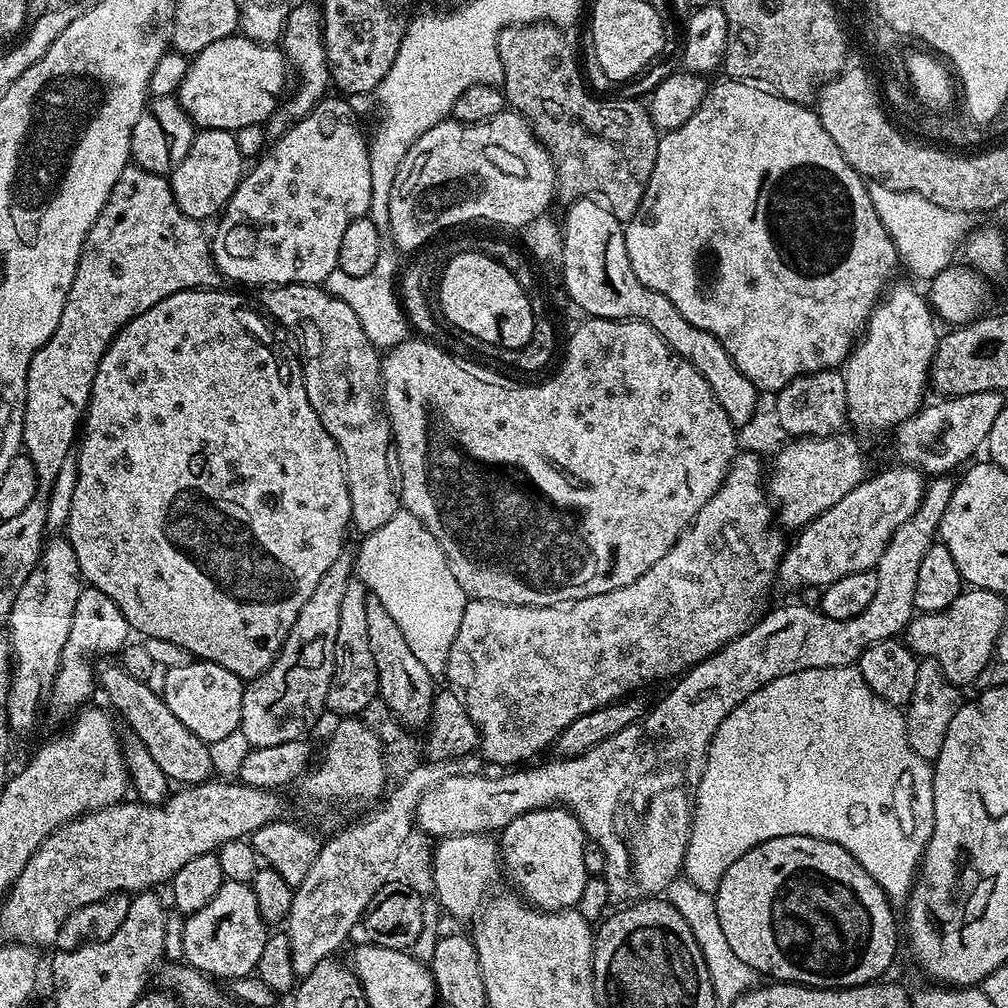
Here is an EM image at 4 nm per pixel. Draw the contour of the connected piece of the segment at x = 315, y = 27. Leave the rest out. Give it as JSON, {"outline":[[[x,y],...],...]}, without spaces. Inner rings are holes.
{"outline":[[[315,3],[296,4],[284,23],[282,35],[282,51],[290,65],[291,71],[300,81],[296,84],[296,93],[281,103],[273,116],[266,121],[269,137],[281,136],[287,128],[298,123],[305,114],[314,107],[318,101],[325,99],[330,88],[326,50],[324,49],[324,30],[320,19],[320,9]],[[289,99],[289,100],[288,100]]]}

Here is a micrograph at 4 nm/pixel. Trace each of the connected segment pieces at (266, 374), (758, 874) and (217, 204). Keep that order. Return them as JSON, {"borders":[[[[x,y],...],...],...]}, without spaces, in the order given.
{"borders":[[[[175,292],[175,293],[174,293],[174,294],[170,294],[170,295],[169,295],[169,296],[167,296],[167,297],[166,297],[166,298],[162,298],[162,302],[158,302],[158,303],[157,303],[157,304],[155,304],[155,305],[154,305],[154,306],[150,306],[150,310],[146,310],[146,311],[145,311],[145,312],[143,312],[143,313],[142,313],[142,314],[138,314],[138,318],[134,318],[134,319],[133,319],[133,320],[132,320],[132,321],[131,321],[131,322],[130,322],[130,323],[129,323],[129,324],[125,324],[125,325],[124,325],[124,327],[123,327],[123,328],[121,328],[121,329],[120,329],[120,331],[119,331],[119,332],[117,332],[117,333],[116,333],[116,337],[114,337],[114,339],[112,339],[112,341],[111,341],[111,342],[110,342],[110,346],[109,346],[109,347],[108,347],[108,348],[107,348],[107,349],[106,349],[106,350],[105,350],[105,352],[104,352],[104,353],[103,353],[103,354],[102,354],[102,358],[101,358],[101,359],[100,359],[100,360],[99,360],[99,362],[98,362],[98,370],[97,370],[97,371],[96,371],[96,373],[95,373],[95,374],[94,374],[94,382],[93,382],[93,383],[92,383],[92,393],[91,393],[91,394],[90,394],[90,398],[89,398],[89,399],[88,399],[88,410],[87,410],[87,412],[85,412],[85,413],[84,413],[84,418],[83,418],[83,421],[82,421],[82,435],[81,435],[81,436],[80,436],[80,437],[79,437],[79,440],[78,440],[78,451],[77,451],[77,452],[76,452],[76,453],[75,453],[75,458],[76,458],[76,485],[75,485],[75,486],[74,486],[74,500],[73,500],[73,501],[72,501],[72,502],[70,502],[70,516],[69,516],[69,520],[68,520],[68,525],[67,525],[67,529],[66,529],[66,538],[67,538],[67,539],[68,539],[68,541],[69,541],[69,542],[71,542],[71,543],[72,543],[72,549],[73,549],[73,550],[74,550],[74,558],[78,558],[78,566],[79,566],[79,567],[80,567],[80,574],[81,574],[81,577],[83,577],[83,579],[84,579],[84,580],[85,580],[85,581],[87,581],[87,583],[88,583],[88,584],[89,584],[89,585],[91,585],[91,587],[94,587],[94,588],[97,588],[97,589],[98,589],[98,590],[102,590],[102,594],[106,594],[106,598],[110,598],[110,599],[111,599],[111,600],[112,600],[112,601],[113,601],[113,602],[114,602],[114,606],[118,606],[118,607],[119,607],[119,608],[120,608],[120,609],[121,609],[121,610],[122,610],[122,614],[123,614],[123,615],[124,615],[124,617],[125,617],[125,618],[126,618],[126,622],[127,622],[127,623],[128,623],[128,627],[129,627],[129,629],[131,629],[131,631],[132,631],[132,632],[133,632],[133,633],[136,633],[136,632],[141,632],[141,634],[142,634],[142,635],[141,635],[141,637],[144,637],[144,638],[147,638],[147,637],[152,637],[152,638],[154,638],[154,639],[166,639],[166,641],[167,641],[167,642],[174,642],[174,644],[175,644],[175,646],[180,646],[180,647],[184,647],[184,648],[185,648],[185,649],[186,649],[186,650],[187,650],[187,651],[188,651],[188,652],[189,652],[189,653],[190,653],[190,655],[192,655],[192,656],[193,656],[193,657],[194,657],[194,658],[199,658],[199,659],[201,659],[201,660],[209,660],[209,661],[210,661],[210,662],[214,662],[214,663],[215,663],[215,664],[217,664],[217,665],[218,665],[218,666],[222,666],[222,667],[223,667],[223,668],[225,668],[225,669],[226,669],[226,670],[230,670],[230,671],[231,671],[231,672],[233,672],[233,673],[234,673],[234,675],[236,675],[236,676],[239,676],[239,677],[240,677],[240,679],[241,679],[241,680],[243,680],[243,681],[245,681],[245,682],[249,682],[249,681],[252,681],[252,680],[253,680],[253,679],[255,679],[255,677],[256,677],[256,676],[260,676],[260,675],[261,675],[261,674],[262,674],[262,673],[263,673],[263,672],[264,672],[264,671],[265,671],[265,670],[266,670],[266,669],[267,669],[267,668],[268,668],[268,667],[269,667],[269,666],[270,666],[270,665],[271,665],[271,664],[272,664],[272,663],[274,663],[274,661],[275,661],[275,658],[276,658],[276,656],[277,656],[277,655],[278,655],[278,654],[279,654],[279,652],[280,652],[280,648],[281,648],[281,647],[282,647],[282,646],[283,646],[283,642],[284,642],[284,640],[285,640],[285,638],[287,638],[287,634],[289,634],[289,633],[290,633],[290,628],[291,628],[291,627],[292,627],[292,625],[293,625],[293,624],[294,624],[294,622],[295,622],[295,619],[296,619],[296,618],[298,618],[298,614],[299,614],[299,611],[300,611],[300,610],[302,610],[302,606],[304,606],[304,605],[305,605],[305,603],[306,603],[306,600],[307,600],[307,599],[308,599],[308,598],[310,598],[310,594],[312,594],[312,593],[314,593],[314,588],[315,588],[315,586],[316,586],[316,585],[318,585],[318,582],[319,582],[319,581],[321,581],[321,579],[322,579],[322,576],[323,576],[323,575],[324,575],[324,573],[326,573],[326,570],[328,570],[328,569],[329,569],[329,568],[330,568],[330,564],[331,564],[331,563],[332,563],[332,562],[334,562],[334,560],[335,560],[335,559],[336,559],[336,558],[338,558],[338,556],[339,556],[339,554],[340,554],[340,552],[343,552],[343,551],[345,551],[345,548],[346,548],[346,544],[344,544],[344,531],[346,531],[346,530],[347,530],[347,531],[349,531],[349,528],[350,528],[350,525],[351,525],[351,522],[352,522],[352,511],[351,511],[351,510],[350,510],[350,490],[349,490],[349,489],[348,489],[348,487],[347,487],[347,486],[346,486],[346,474],[345,474],[345,473],[344,473],[344,463],[343,463],[343,462],[342,462],[342,454],[341,454],[341,453],[340,453],[340,451],[339,451],[339,450],[338,450],[338,446],[337,446],[337,445],[336,445],[336,443],[335,443],[335,442],[334,442],[334,438],[330,438],[330,434],[326,434],[326,426],[322,426],[322,422],[321,422],[321,421],[320,421],[320,419],[319,419],[319,418],[318,418],[318,414],[314,414],[314,406],[310,406],[310,398],[306,398],[306,386],[305,386],[305,385],[304,385],[304,373],[303,373],[303,371],[301,371],[301,369],[300,369],[300,368],[299,368],[299,367],[297,367],[297,365],[296,365],[296,368],[295,368],[295,366],[294,366],[294,365],[292,365],[292,364],[291,364],[291,362],[290,362],[290,361],[288,361],[288,360],[287,360],[287,355],[284,355],[284,354],[281,354],[281,355],[280,355],[280,356],[272,356],[272,354],[270,354],[270,352],[266,352],[266,358],[262,358],[262,356],[260,356],[260,352],[258,352],[258,356],[254,356],[254,360],[252,360],[252,362],[248,362],[248,356],[230,356],[230,354],[232,354],[232,350],[230,350],[230,348],[228,348],[228,346],[224,346],[224,348],[222,348],[222,350],[220,350],[220,346],[216,346],[216,348],[214,348],[214,350],[206,350],[206,348],[202,348],[202,346],[200,346],[200,340],[190,340],[190,332],[188,332],[188,330],[190,330],[190,328],[188,328],[188,324],[186,324],[186,322],[188,322],[188,318],[190,318],[190,310],[188,310],[188,308],[190,308],[190,304],[188,304],[188,300],[190,300],[190,298],[188,298],[188,295],[186,295],[186,293],[185,293],[185,292]]],[[[783,836],[782,838],[770,838],[742,854],[726,874],[722,874],[720,884],[714,889],[714,897],[717,904],[717,916],[722,932],[730,944],[734,954],[746,963],[752,971],[764,978],[771,978],[776,982],[786,984],[803,984],[806,988],[857,988],[860,984],[870,984],[881,979],[880,976],[896,960],[896,916],[892,913],[893,901],[888,899],[887,894],[878,886],[870,874],[842,846],[838,846],[829,840],[814,838],[813,836]]],[[[205,128],[197,131],[186,158],[182,158],[182,162],[178,162],[178,166],[170,174],[174,202],[178,202],[178,210],[182,210],[182,214],[208,222],[212,215],[215,217],[223,213],[234,190],[246,175],[246,163],[244,164],[244,156],[240,153],[236,136],[235,131],[226,128]]]]}

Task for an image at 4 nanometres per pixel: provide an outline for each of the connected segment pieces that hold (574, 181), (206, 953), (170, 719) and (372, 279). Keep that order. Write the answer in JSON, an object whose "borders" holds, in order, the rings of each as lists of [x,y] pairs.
{"borders":[[[[541,22],[538,24],[517,24],[513,27],[502,29],[502,31],[500,32],[500,37],[498,38],[498,54],[500,55],[500,61],[502,62],[502,66],[504,67],[502,91],[504,93],[507,107],[513,112],[519,112],[520,115],[528,121],[528,125],[530,125],[530,127],[532,128],[532,133],[536,135],[536,139],[540,141],[540,145],[542,145],[545,150],[548,151],[549,154],[551,154],[552,161],[556,163],[556,191],[558,193],[559,199],[562,198],[564,199],[564,202],[571,202],[573,200],[578,200],[581,198],[599,198],[601,201],[603,201],[606,207],[609,208],[610,211],[612,211],[612,213],[619,218],[619,220],[621,220],[622,222],[627,222],[631,220],[632,215],[634,215],[635,212],[638,210],[638,206],[642,202],[642,194],[646,194],[646,186],[650,182],[650,174],[654,170],[654,158],[658,154],[658,142],[660,141],[660,136],[658,135],[658,131],[654,122],[651,120],[651,114],[648,112],[647,107],[645,107],[643,103],[641,103],[640,105],[639,102],[636,100],[599,100],[598,97],[591,96],[591,94],[588,93],[586,89],[584,89],[584,80],[582,77],[580,77],[580,68],[578,65],[576,65],[576,56],[574,53],[572,53],[572,48],[570,45],[568,45],[568,40],[563,35],[567,36],[563,31],[561,31],[559,27],[557,27],[557,25],[547,22]]],[[[233,880],[225,882],[218,890],[218,894],[214,894],[214,898],[210,898],[210,902],[202,906],[202,910],[187,917],[183,923],[184,937],[181,938],[180,944],[184,947],[183,959],[188,967],[196,968],[205,976],[221,980],[220,982],[253,975],[258,966],[258,958],[262,958],[262,946],[266,946],[270,935],[269,925],[264,923],[262,914],[258,914],[258,906],[251,887]]],[[[104,662],[98,668],[98,688],[108,695],[110,703],[116,707],[115,715],[128,723],[127,727],[137,736],[154,758],[162,774],[169,781],[180,786],[203,784],[213,775],[212,752],[213,749],[205,744],[202,738],[190,734],[174,714],[170,714],[170,706],[166,706],[163,695],[151,687],[151,683],[139,680],[126,674],[126,670],[119,662]]],[[[381,247],[378,262],[374,262],[374,270],[370,270],[370,274],[349,276],[344,282],[348,284],[329,283],[326,288],[330,295],[337,296],[339,300],[346,302],[346,306],[350,306],[354,314],[358,314],[358,322],[362,330],[366,330],[366,338],[370,338],[370,342],[377,350],[387,350],[398,346],[410,336],[408,318],[400,306],[398,288],[394,283],[394,277],[398,272],[395,255],[397,256],[397,253],[391,247]]]]}

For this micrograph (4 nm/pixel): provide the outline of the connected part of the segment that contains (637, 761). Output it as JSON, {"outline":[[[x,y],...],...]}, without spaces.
{"outline":[[[945,474],[927,481],[924,497],[921,498],[921,504],[910,518],[903,522],[897,529],[892,531],[888,539],[888,544],[882,550],[881,557],[874,569],[878,578],[878,590],[874,594],[874,599],[870,602],[870,606],[866,606],[866,610],[862,610],[862,614],[858,614],[854,618],[846,618],[845,620],[835,620],[830,618],[825,612],[820,611],[819,607],[809,606],[803,602],[797,604],[784,604],[781,608],[776,608],[773,612],[765,611],[753,623],[752,627],[743,632],[736,640],[732,640],[726,646],[722,646],[712,656],[706,657],[700,664],[696,664],[693,668],[687,669],[679,677],[680,680],[673,686],[672,692],[668,692],[656,704],[656,709],[649,711],[639,722],[626,726],[622,730],[618,730],[618,734],[614,734],[614,738],[606,738],[606,742],[598,742],[598,746],[594,746],[590,750],[586,750],[586,754],[575,756],[574,758],[566,758],[565,760],[549,759],[549,764],[537,763],[535,766],[524,766],[519,770],[508,770],[505,776],[488,776],[489,774],[481,774],[478,776],[459,776],[458,778],[446,778],[444,782],[438,782],[434,786],[430,786],[426,790],[426,794],[422,794],[422,798],[416,806],[414,824],[417,829],[421,828],[428,836],[436,836],[435,838],[443,838],[446,836],[461,836],[462,834],[485,834],[499,833],[510,822],[514,822],[514,818],[518,818],[527,812],[533,812],[539,808],[551,808],[559,806],[567,808],[577,818],[582,826],[585,837],[589,841],[597,843],[602,848],[605,855],[605,870],[602,873],[606,886],[608,887],[608,895],[613,901],[624,900],[620,902],[635,902],[638,900],[647,900],[649,898],[659,897],[664,894],[670,882],[681,875],[684,867],[684,855],[686,854],[686,846],[688,839],[692,833],[692,810],[694,807],[694,797],[696,788],[700,785],[700,779],[704,773],[704,767],[708,761],[708,747],[714,738],[714,734],[718,730],[718,726],[722,726],[724,719],[746,698],[750,698],[750,694],[754,694],[762,686],[766,686],[770,682],[774,682],[774,678],[782,678],[786,674],[794,674],[802,670],[814,670],[815,668],[847,668],[855,665],[859,661],[860,655],[866,650],[870,650],[870,646],[874,646],[883,640],[897,639],[907,629],[911,622],[914,613],[916,612],[916,603],[914,602],[914,590],[918,590],[918,570],[922,567],[922,557],[926,554],[926,550],[930,550],[932,544],[937,543],[938,533],[940,531],[940,523],[942,522],[942,514],[946,510],[946,506],[950,506],[950,498],[954,494],[956,485],[951,475]]]}

